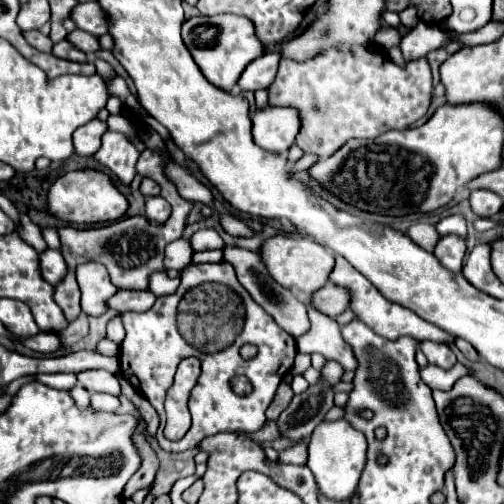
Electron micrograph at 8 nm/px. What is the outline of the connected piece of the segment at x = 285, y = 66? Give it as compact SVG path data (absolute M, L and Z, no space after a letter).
M364 43L352 49L330 47L326 51L320 51L308 61L282 59L278 67L278 75L268 89L268 105L294 107L302 121L298 137L296 137L296 145L304 153L314 153L320 159L324 159L332 155L336 149L340 149L340 145L344 145L348 139L354 139L354 137L374 139L382 135L384 131L410 127L428 111L432 87L434 87L432 73L430 73L430 65L426 57L408 61L404 67L400 67L386 55L386 51L382 51L374 43Z

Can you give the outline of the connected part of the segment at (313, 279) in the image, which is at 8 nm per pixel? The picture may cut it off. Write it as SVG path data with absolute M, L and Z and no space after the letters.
M276 233L264 241L264 245L260 247L258 253L260 253L260 259L262 259L268 275L278 285L282 285L284 289L296 289L302 295L312 295L314 291L324 287L328 273L334 267L334 255L326 247L322 247L320 243L316 243L308 237L296 239L286 233Z

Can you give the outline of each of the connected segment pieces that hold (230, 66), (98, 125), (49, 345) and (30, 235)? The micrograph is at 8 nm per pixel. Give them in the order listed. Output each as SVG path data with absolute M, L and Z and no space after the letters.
M228 13L212 15L212 17L198 15L198 17L184 21L184 25L182 25L182 39L184 39L188 51L192 53L196 65L200 67L202 75L218 89L230 91L230 93L236 87L246 65L266 53L268 45L264 45L256 37L258 37L256 29L248 17L228 15Z
M92 119L90 123L82 125L80 129L74 131L72 143L74 143L74 153L80 157L90 157L100 149L100 137L106 133L106 123Z
M38 333L32 339L20 339L20 341L26 347L30 347L32 351L38 351L38 353L56 353L64 347L60 337L54 335L54 333Z
M22 215L20 227L18 227L16 231L18 231L20 237L22 237L26 243L30 243L36 251L46 251L46 249L48 249L46 241L44 241L44 237L42 237L42 233L40 233L40 227L34 225L26 215Z

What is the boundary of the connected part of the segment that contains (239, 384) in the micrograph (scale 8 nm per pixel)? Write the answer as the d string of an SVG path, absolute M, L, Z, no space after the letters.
M245 376L234 377L230 385L237 395L247 395L252 391L251 383Z

